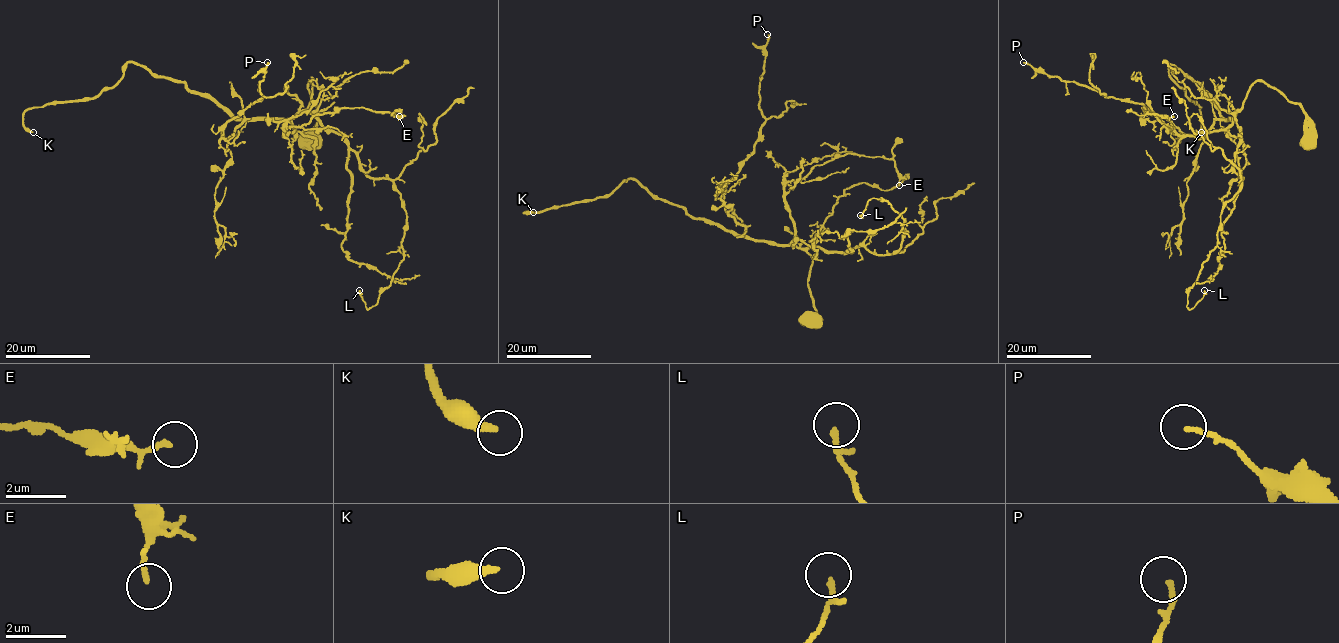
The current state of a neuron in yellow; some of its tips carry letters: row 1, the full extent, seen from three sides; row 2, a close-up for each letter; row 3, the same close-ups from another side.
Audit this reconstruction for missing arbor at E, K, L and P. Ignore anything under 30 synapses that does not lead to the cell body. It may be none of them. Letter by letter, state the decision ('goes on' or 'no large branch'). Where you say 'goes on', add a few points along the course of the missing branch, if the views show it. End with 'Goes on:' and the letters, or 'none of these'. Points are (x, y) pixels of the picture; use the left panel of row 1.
E: no large branch
K: goes on
L: no large branch
P: no large branch
Goes on: K

